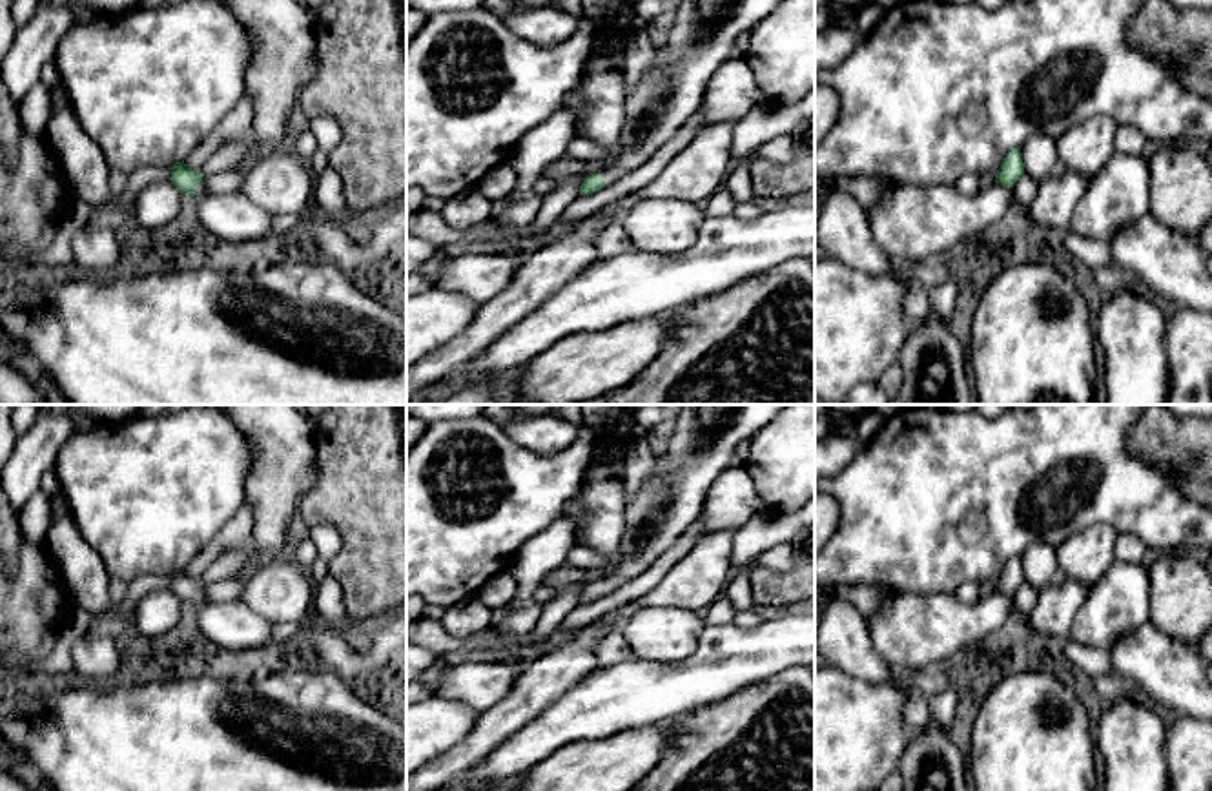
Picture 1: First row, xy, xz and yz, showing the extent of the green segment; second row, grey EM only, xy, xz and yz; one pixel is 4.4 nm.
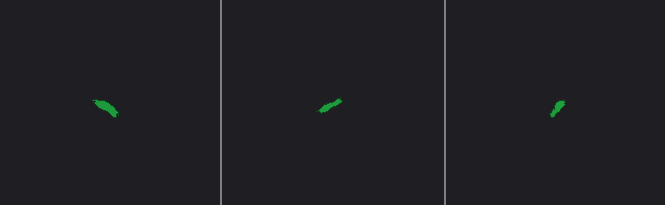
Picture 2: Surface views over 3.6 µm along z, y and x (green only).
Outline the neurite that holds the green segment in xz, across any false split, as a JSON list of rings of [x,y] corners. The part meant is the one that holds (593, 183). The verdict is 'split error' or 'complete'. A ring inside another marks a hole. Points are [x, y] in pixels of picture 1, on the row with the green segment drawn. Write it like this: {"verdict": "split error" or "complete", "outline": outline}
{"verdict": "split error", "outline": [[[680,0],[674,7],[674,22],[669,29],[663,47],[656,47],[654,67],[643,78],[625,91],[625,120],[612,162],[601,173],[591,173],[580,186],[580,195],[592,195],[611,186],[625,173],[645,164],[676,131],[700,109],[709,80],[716,69],[731,58],[733,44],[738,35],[751,31],[782,0]]]}

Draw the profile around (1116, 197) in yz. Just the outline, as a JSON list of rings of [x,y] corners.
[[[1114,151],[1101,171],[1090,177],[1084,195],[1072,211],[1070,231],[1110,242],[1148,211],[1148,160]]]

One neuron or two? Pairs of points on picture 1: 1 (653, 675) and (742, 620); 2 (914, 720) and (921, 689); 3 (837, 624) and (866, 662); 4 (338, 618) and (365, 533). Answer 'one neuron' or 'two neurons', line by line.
1: two neurons
2: one neuron
3: one neuron
4: two neurons

